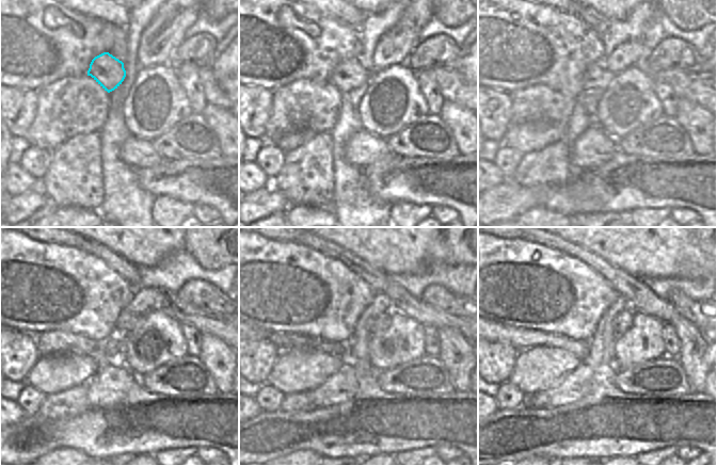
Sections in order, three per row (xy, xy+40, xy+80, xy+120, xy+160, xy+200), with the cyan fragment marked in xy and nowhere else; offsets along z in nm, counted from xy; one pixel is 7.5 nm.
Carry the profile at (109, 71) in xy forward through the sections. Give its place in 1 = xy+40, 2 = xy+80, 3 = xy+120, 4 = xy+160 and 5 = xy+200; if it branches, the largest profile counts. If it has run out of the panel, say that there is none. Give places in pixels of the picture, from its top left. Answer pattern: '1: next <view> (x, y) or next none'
1: next xy+40 (349, 75)
2: next xy+80 (596, 77)
3: next xy+120 (127, 322)
4: next xy+160 (379, 323)
5: next xy+200 (624, 320)

